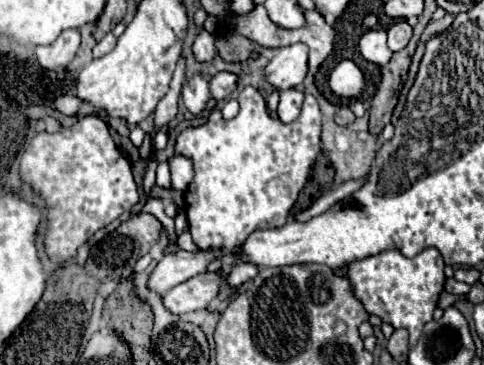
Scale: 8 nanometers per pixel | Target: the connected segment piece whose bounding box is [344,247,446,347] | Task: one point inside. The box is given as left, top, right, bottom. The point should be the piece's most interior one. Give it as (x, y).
(404, 292)

